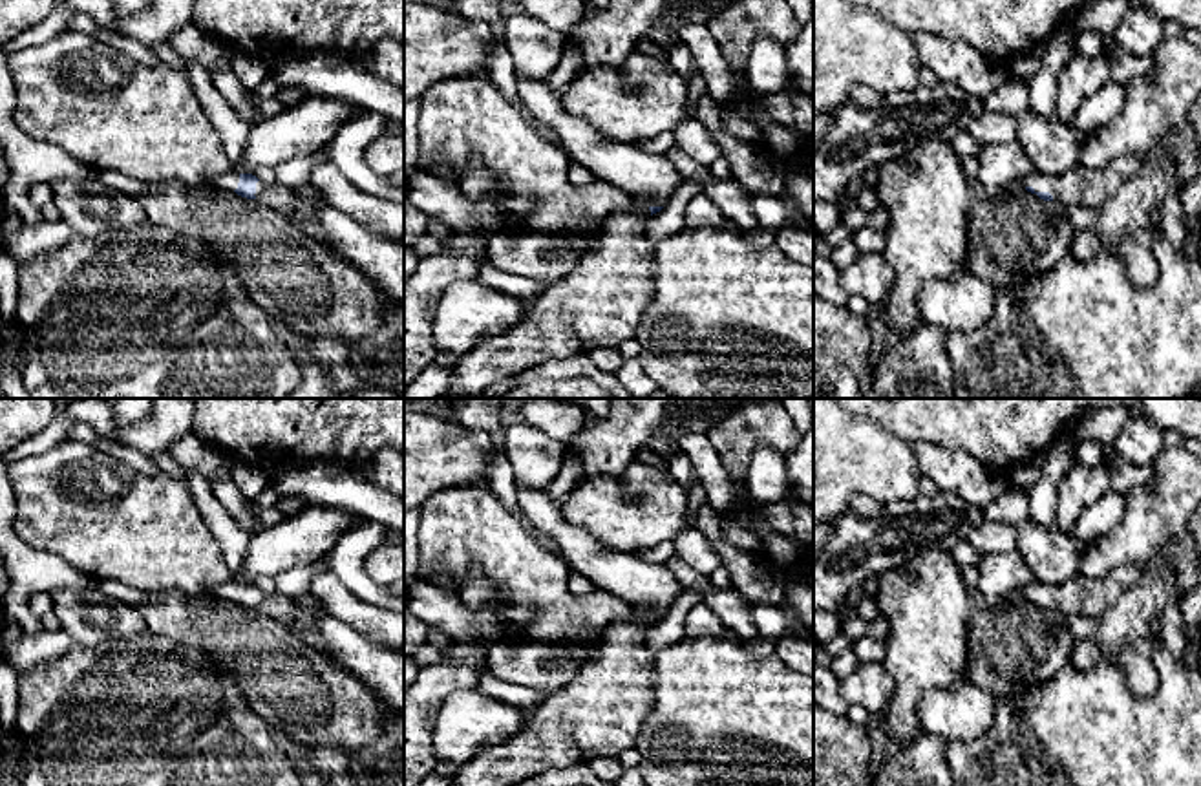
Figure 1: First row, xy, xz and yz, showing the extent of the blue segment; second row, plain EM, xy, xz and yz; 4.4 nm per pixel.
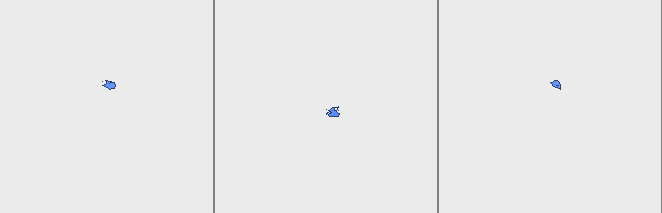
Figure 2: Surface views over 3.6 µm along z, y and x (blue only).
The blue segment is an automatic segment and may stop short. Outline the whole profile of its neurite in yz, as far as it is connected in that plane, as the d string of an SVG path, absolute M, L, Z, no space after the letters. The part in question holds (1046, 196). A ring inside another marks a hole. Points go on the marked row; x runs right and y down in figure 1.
M1135 155L1117 159L1104 168L1084 168L1075 165L1064 174L1046 175L1033 172L1022 179L1027 192L1044 201L1058 201L1064 207L1100 208L1111 199L1117 186L1141 170Z

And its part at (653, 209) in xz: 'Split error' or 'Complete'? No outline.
Split error

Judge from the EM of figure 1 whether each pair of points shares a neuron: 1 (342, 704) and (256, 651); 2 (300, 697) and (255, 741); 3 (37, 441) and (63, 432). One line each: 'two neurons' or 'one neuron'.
1: one neuron
2: two neurons
3: one neuron

